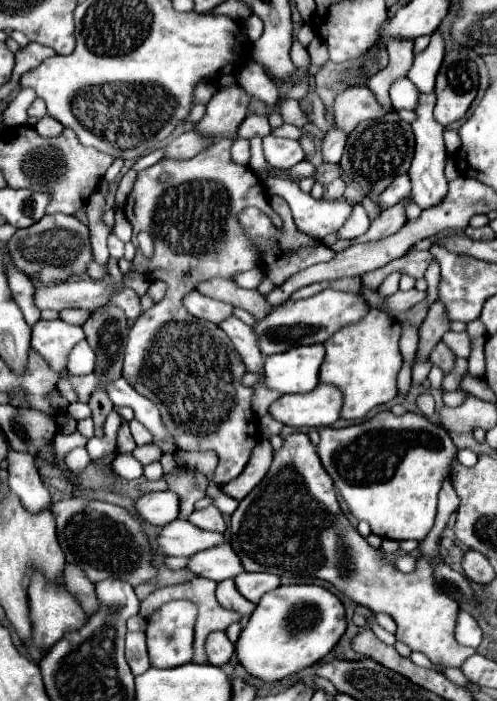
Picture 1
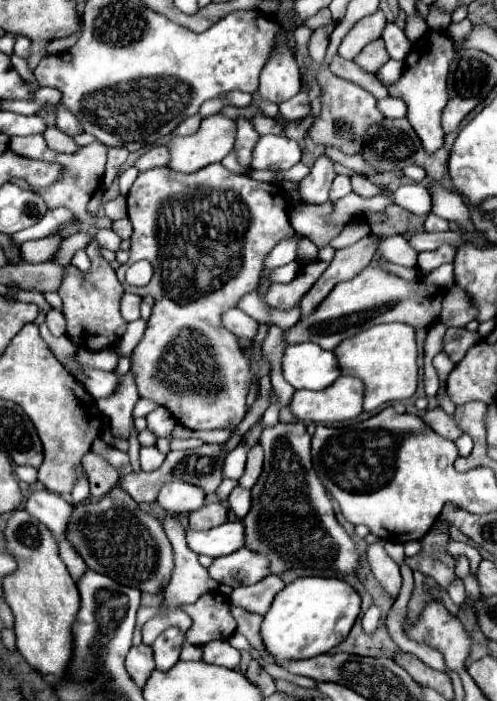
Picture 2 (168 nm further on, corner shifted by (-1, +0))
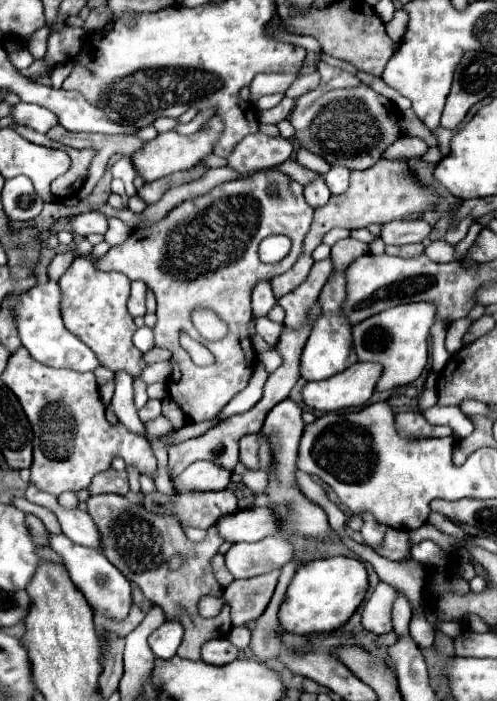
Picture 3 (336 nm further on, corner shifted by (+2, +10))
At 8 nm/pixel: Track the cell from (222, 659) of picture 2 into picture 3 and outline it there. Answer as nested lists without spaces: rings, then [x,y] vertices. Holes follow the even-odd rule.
[[[227,638],[207,640],[201,648],[201,660],[209,664],[227,664],[237,658],[237,648]]]

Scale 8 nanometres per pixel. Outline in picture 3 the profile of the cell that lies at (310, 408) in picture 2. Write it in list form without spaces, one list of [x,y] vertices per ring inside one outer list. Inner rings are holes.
[[[357,362],[327,380],[307,382],[301,390],[303,402],[319,412],[363,406],[375,390],[375,380],[379,380],[379,372],[379,364]]]

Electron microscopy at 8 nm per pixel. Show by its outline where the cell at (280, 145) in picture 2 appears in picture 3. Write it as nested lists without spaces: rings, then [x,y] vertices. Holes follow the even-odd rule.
[[[255,132],[245,136],[227,160],[229,166],[237,172],[251,172],[281,164],[289,160],[291,154],[293,154],[291,140],[283,136],[267,136],[263,132]]]

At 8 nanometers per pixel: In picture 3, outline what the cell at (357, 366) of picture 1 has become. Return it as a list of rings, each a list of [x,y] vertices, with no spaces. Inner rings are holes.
[[[431,302],[401,304],[395,308],[387,308],[385,312],[379,312],[369,320],[363,320],[353,326],[353,348],[359,362],[377,362],[383,366],[381,378],[375,386],[377,392],[393,390],[419,378],[427,364],[427,338],[433,324],[433,314],[435,308]]]

